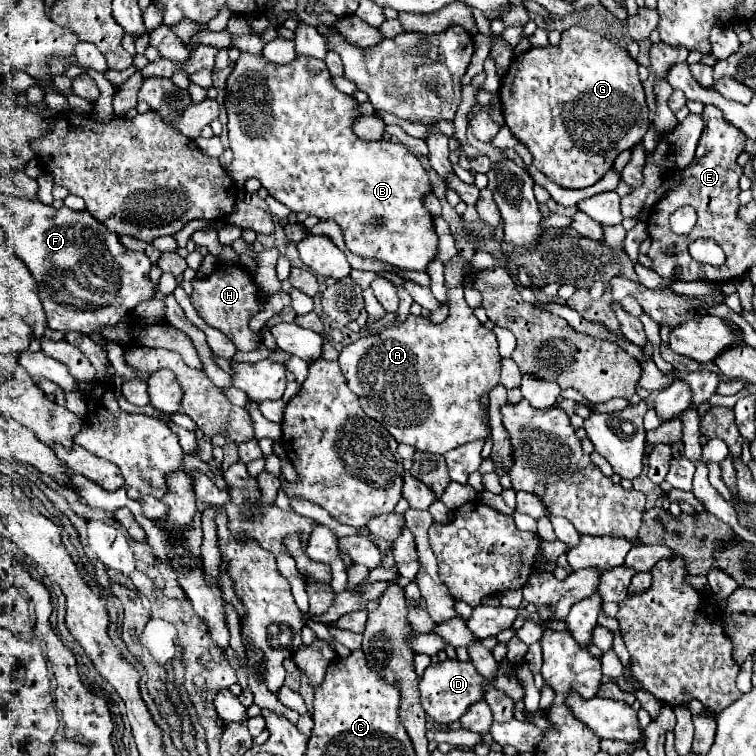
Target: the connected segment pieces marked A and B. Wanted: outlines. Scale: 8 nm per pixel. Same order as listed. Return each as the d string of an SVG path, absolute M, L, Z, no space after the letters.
M456 254L444 264L444 278L450 294L450 316L442 324L430 324L424 316L408 316L402 326L388 326L380 334L368 334L340 350L338 364L348 380L350 390L360 398L362 410L378 420L398 444L408 444L418 452L446 454L476 438L488 436L488 426L482 420L480 396L490 392L500 382L500 354L492 330L482 326L464 300L464 268L466 260Z
M242 52L232 74L226 80L226 112L228 112L228 138L230 138L230 148L234 152L234 160L232 164L226 168L230 178L234 180L234 184L244 186L246 178L258 178L262 188L268 190L268 194L272 198L276 198L278 202L282 202L284 206L288 206L292 212L306 212L308 216L316 216L320 220L334 220L340 224L342 232L344 232L344 240L346 246L352 254L362 256L362 258L374 258L386 264L392 264L400 270L418 270L418 272L426 272L428 264L436 258L438 252L438 236L434 232L434 224L432 224L432 216L424 206L424 198L428 194L432 194L432 184L428 178L426 168L420 164L420 160L410 154L406 150L406 146L391 140L381 140L378 142L362 140L358 136L354 136L352 124L354 120L358 120L360 112L358 112L358 102L354 100L354 96L342 94L334 84L332 84L332 76L326 68L324 60L312 58L312 56L298 56L296 60L292 60L290 64L274 64L270 62L266 56L254 56L250 52Z

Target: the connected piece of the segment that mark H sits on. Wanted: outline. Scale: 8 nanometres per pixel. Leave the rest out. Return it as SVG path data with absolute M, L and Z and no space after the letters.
M220 266L212 276L208 278L196 278L192 282L194 286L194 294L192 294L192 304L196 308L196 312L200 314L200 318L212 326L218 328L220 332L224 332L238 350L256 350L260 344L260 336L252 334L248 328L248 320L250 316L254 316L256 312L262 310L262 304L258 302L258 286L252 280L252 276L244 270L242 276L242 268L236 266Z

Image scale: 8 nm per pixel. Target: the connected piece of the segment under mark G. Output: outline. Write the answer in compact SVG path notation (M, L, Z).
M570 26L562 32L558 46L530 48L512 58L510 68L500 78L498 96L502 100L502 114L510 132L530 150L534 166L562 188L580 190L596 184L612 166L622 150L634 148L646 134L648 106L644 100L642 82L638 78L638 64L630 54L582 26Z

